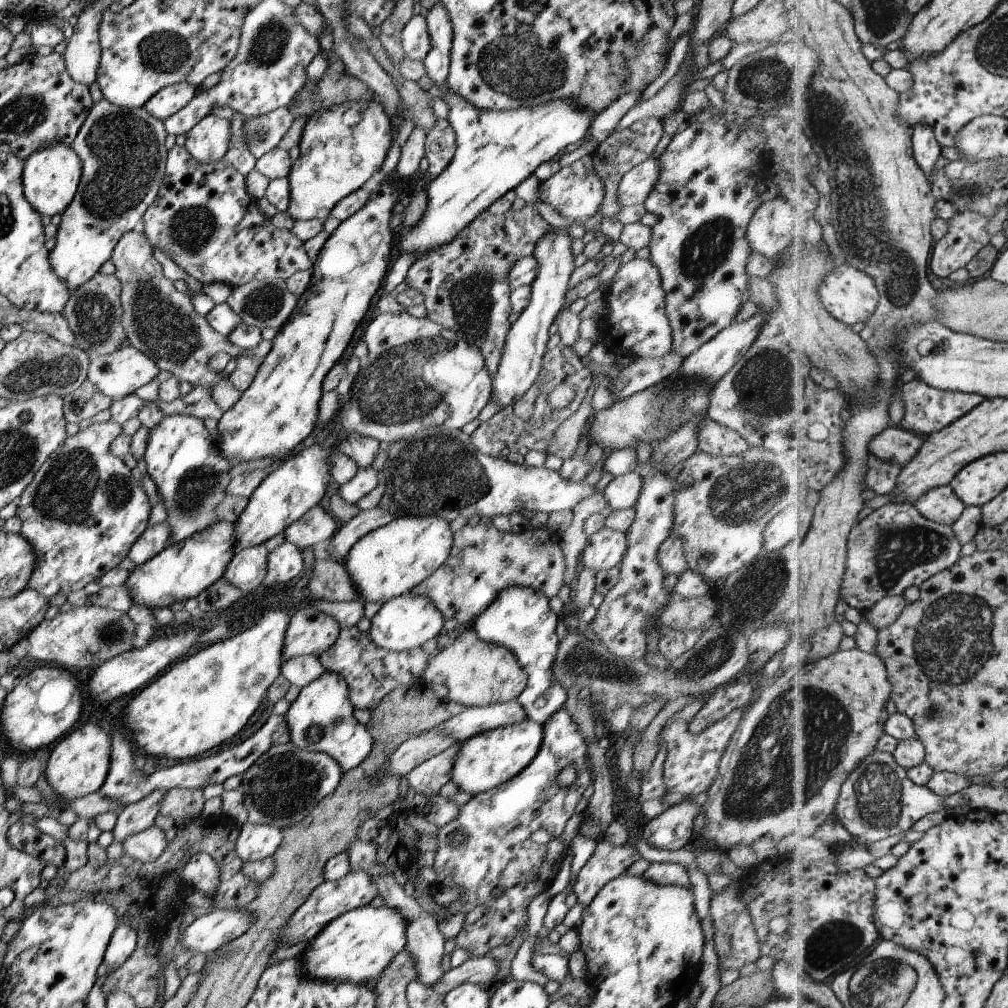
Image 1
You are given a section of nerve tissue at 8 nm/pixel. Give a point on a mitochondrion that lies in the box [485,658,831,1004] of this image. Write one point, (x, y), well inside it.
(813, 962)

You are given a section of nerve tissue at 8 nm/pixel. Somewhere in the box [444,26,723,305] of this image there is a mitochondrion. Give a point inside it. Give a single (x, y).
(523, 70)

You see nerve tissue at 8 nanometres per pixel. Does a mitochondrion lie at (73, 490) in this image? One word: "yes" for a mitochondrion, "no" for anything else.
yes

